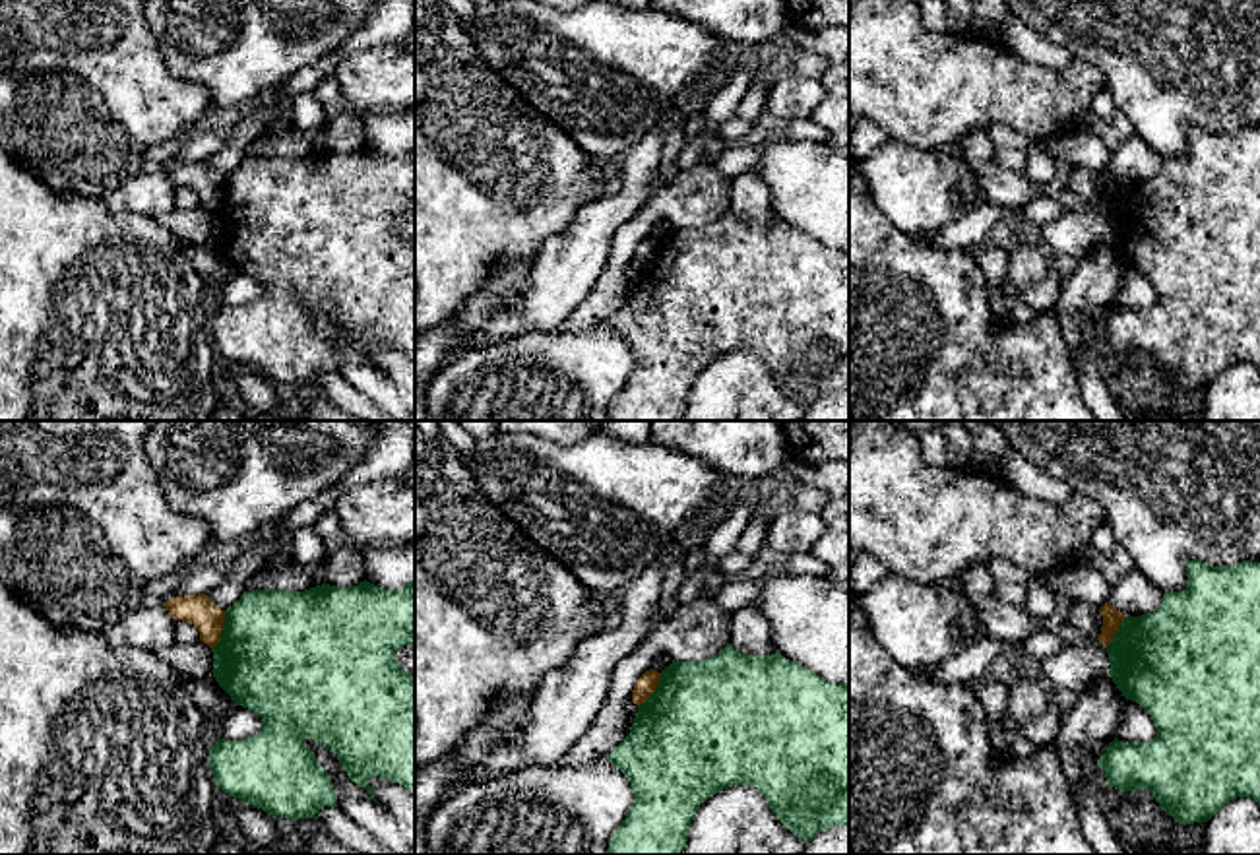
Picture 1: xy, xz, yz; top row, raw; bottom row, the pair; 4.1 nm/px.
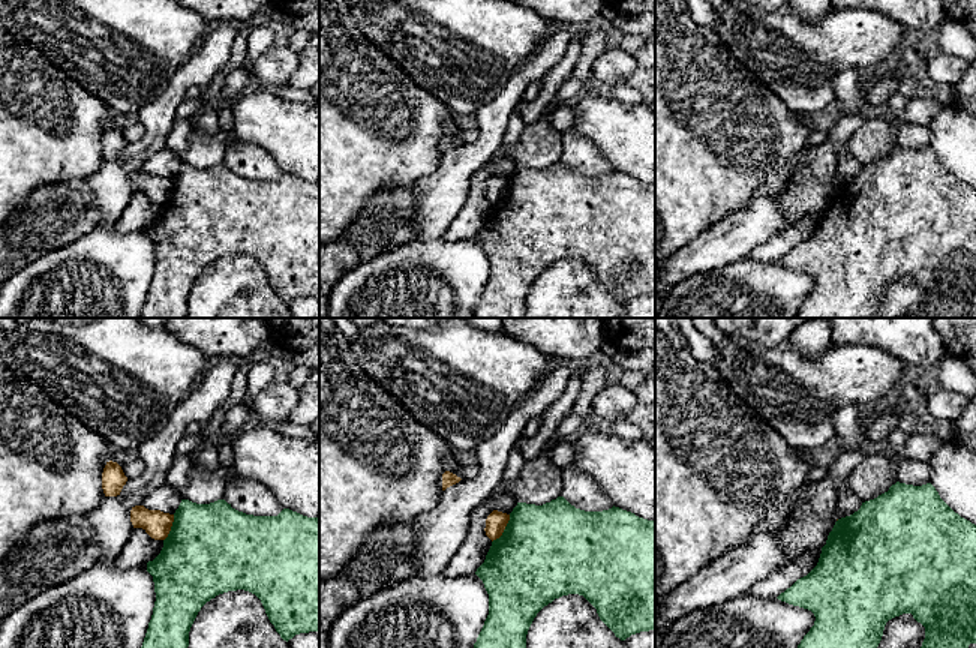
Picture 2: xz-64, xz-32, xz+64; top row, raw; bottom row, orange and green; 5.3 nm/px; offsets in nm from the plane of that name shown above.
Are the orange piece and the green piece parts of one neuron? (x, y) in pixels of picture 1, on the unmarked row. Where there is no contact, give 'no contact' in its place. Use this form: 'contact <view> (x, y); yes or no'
contact xy (221, 194); no

